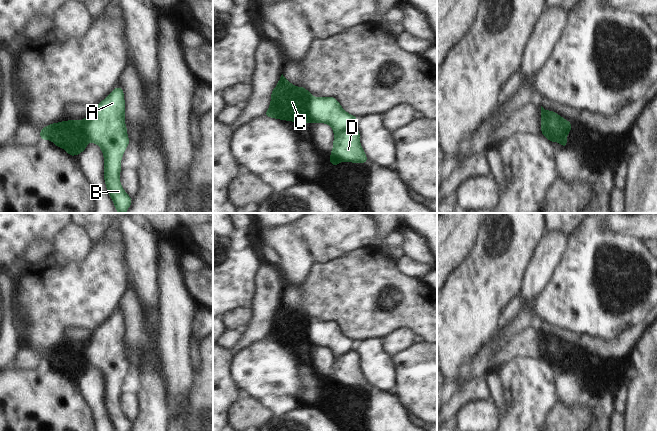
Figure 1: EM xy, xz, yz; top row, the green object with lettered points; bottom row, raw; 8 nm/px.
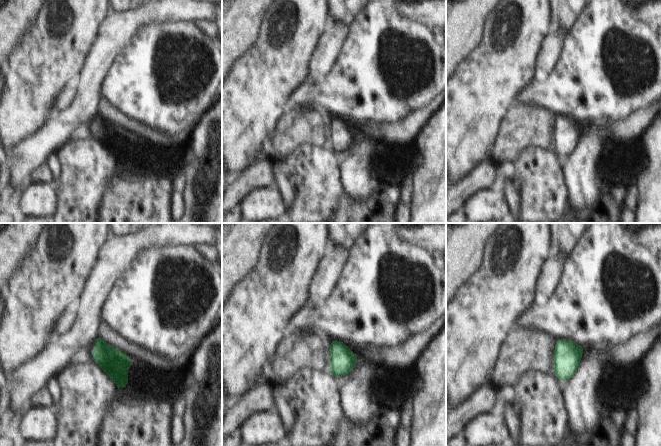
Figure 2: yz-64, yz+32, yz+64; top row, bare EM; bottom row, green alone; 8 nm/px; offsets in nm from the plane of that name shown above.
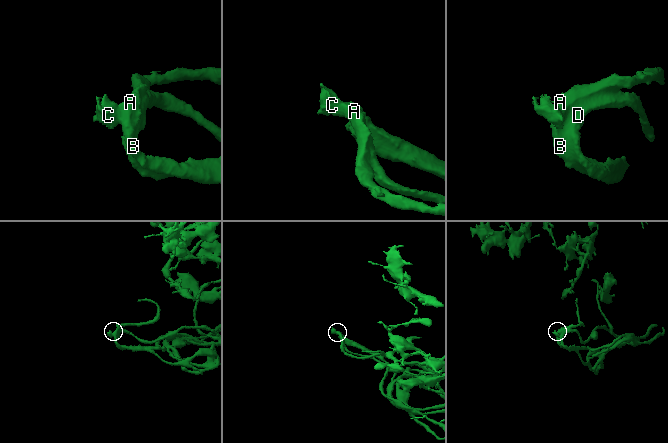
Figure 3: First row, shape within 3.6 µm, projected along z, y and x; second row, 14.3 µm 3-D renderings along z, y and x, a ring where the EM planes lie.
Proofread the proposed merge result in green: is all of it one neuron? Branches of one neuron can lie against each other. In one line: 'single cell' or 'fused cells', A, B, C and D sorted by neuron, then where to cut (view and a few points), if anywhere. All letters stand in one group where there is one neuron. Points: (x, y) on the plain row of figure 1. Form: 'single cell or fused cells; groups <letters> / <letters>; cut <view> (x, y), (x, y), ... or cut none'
fused cells; groups A B D / C; cut yz (545, 335), (546, 356), (555, 363)

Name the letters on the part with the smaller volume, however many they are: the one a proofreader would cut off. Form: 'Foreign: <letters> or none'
Foreign: C

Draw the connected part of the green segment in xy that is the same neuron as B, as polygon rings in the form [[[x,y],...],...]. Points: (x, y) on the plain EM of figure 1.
[[[118,309],[84,343],[89,365],[97,368],[104,380],[104,404],[115,431],[130,431],[132,422],[120,407],[120,387],[130,366],[125,349],[124,315]]]

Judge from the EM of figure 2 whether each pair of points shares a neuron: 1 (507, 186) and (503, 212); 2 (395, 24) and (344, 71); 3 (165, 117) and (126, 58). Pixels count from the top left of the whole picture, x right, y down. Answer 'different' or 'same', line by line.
1: different
2: same
3: same

